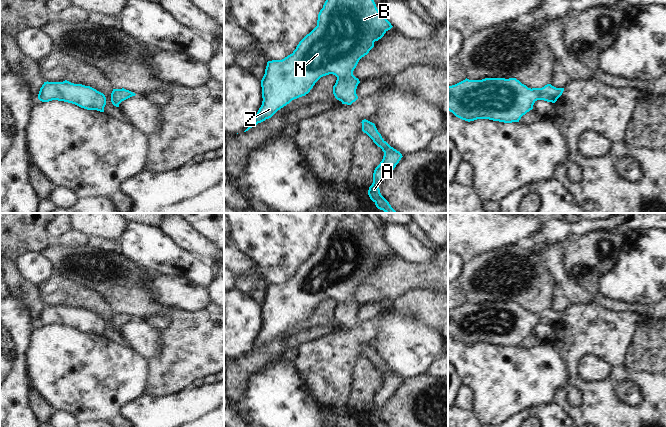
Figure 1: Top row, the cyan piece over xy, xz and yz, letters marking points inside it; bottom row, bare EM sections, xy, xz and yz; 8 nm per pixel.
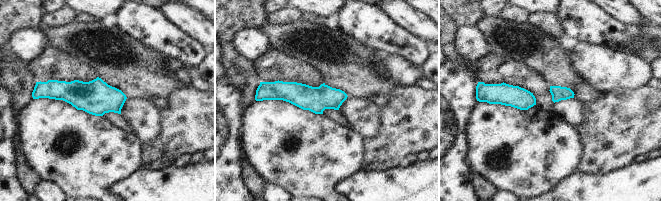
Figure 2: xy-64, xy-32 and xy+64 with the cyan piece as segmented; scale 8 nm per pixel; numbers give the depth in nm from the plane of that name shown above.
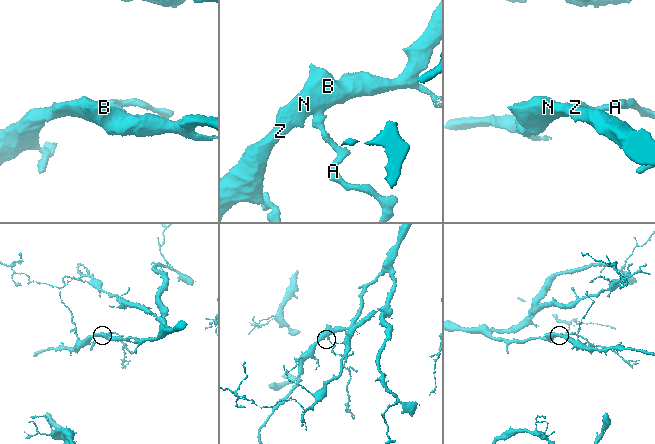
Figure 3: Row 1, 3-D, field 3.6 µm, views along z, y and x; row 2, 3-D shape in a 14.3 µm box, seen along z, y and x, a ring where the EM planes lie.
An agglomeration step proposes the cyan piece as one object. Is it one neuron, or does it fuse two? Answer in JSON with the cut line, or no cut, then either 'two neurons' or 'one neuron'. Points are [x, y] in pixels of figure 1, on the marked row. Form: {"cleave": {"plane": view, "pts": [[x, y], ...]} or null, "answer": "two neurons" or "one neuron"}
{"cleave": null, "answer": "one neuron"}

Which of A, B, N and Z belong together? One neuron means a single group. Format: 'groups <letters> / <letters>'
groups A B N Z

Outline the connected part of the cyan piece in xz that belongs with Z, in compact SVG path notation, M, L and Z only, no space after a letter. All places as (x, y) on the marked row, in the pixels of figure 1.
M326 0L318 14L317 26L307 34L297 45L292 54L282 60L267 62L265 74L261 80L262 105L259 108L253 123L244 131L248 131L258 123L271 118L278 110L289 104L292 100L305 96L315 83L323 76L333 74L337 77L333 86L335 98L342 104L351 105L358 99L356 89L360 83L353 75L359 60L367 55L374 47L374 42L381 39L393 26L376 7L374 0Z

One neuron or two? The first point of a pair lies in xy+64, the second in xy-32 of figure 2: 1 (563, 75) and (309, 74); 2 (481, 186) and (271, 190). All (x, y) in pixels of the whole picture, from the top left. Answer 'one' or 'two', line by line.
1: two
2: two

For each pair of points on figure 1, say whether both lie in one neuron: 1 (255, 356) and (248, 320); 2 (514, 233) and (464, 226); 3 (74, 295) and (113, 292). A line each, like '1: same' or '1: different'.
1: different
2: same
3: different

